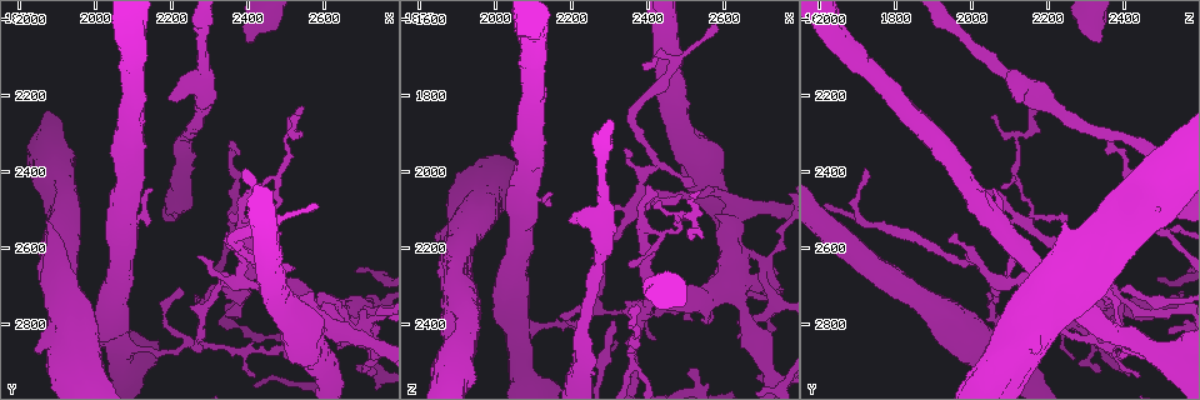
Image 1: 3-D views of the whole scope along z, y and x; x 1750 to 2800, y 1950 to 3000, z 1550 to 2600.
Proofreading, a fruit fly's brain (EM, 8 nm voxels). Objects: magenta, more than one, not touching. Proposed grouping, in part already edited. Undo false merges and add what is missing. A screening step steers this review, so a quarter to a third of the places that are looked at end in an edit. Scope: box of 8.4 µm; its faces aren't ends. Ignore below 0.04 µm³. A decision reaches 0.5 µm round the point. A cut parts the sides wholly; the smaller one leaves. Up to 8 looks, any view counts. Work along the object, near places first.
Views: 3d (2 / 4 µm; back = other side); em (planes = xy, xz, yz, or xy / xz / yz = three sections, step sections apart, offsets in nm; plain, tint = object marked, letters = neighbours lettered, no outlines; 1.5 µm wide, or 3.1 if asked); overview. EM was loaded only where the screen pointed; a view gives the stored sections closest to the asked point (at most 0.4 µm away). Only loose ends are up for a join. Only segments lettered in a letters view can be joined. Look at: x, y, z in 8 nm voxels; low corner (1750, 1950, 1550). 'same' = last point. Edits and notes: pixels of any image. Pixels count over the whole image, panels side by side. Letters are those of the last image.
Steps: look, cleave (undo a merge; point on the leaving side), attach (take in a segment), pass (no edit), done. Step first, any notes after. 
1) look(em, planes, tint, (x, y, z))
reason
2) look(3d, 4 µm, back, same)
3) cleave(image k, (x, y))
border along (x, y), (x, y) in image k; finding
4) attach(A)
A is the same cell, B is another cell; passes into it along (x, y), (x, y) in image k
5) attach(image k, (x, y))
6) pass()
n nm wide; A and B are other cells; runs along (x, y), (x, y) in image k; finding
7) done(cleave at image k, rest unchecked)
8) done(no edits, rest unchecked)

look(3d, 4 µm, (2415, 2060, 2340))
stops while still wide

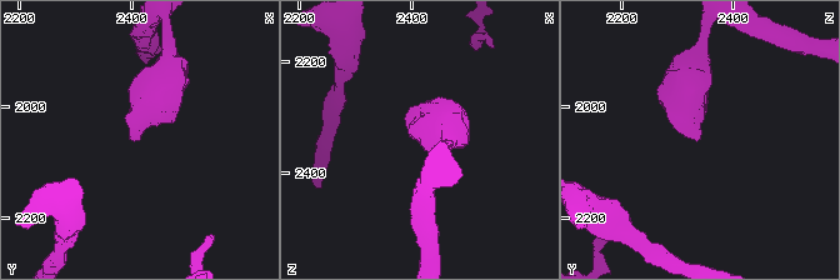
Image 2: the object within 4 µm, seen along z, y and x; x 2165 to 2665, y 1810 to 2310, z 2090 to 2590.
look(em, planes, plain, (2415, 2060, 2335))
now the EM

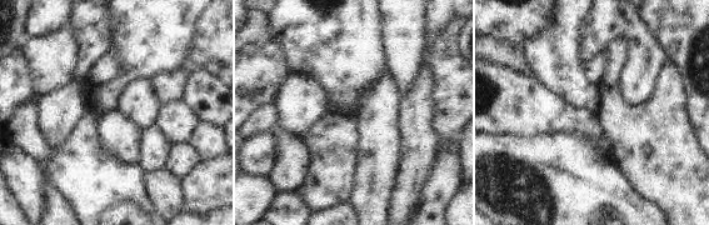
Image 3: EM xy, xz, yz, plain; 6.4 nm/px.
look(em, planes, letters, same)

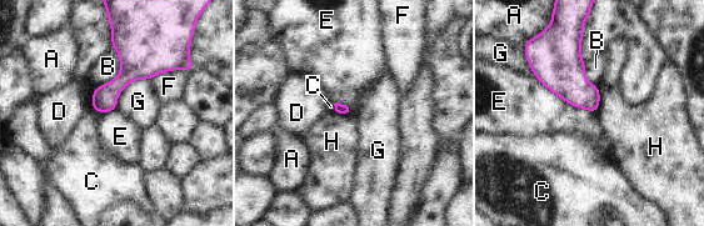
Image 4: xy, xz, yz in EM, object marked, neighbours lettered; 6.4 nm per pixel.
pass()
A, B, C, D, E, F, G and H are other cells; border along (535, 76), (567, 103), (597, 112) in image 4; none of them fits

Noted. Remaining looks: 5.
look(3d, 4 µm, (2550, 2235, 2165))
tapers out

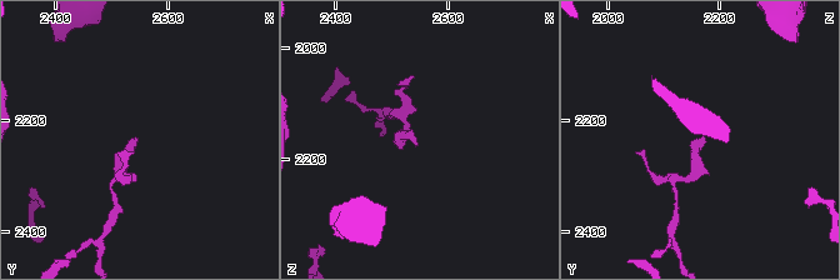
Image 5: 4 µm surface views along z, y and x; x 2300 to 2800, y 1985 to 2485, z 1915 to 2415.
look(em, xy, step 8, letters, (2550, 2230, 2165))

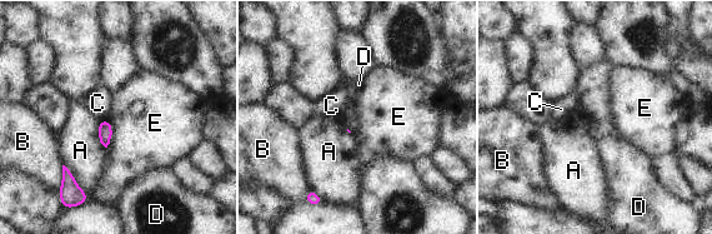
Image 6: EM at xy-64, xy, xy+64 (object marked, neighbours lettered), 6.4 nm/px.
pass()
A, B, C, D and E are other cells; border along (108, 119), (111, 140), (106, 148) in image 6; none of them fits

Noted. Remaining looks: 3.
look(em, xz, step 8, letters, (1850, 2865, 2185))

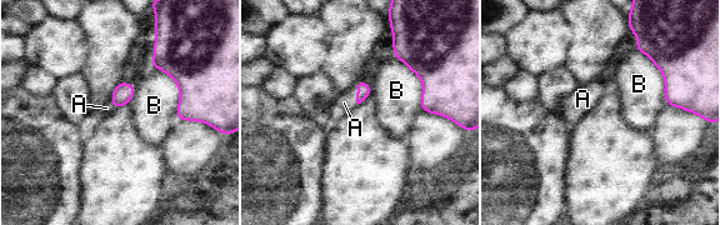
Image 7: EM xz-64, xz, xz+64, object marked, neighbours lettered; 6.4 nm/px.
look(em, yz, step 8, letters, same)
cut it another way

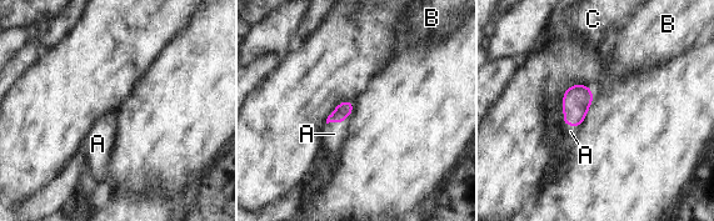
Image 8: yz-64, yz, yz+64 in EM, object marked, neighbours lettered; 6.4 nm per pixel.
attach(A)
A is the same cell, B and C are other cells; passes into it along (344, 109), (336, 122), (334, 134) in image 8; it goes on there

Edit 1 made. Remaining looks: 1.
done(attach at image 8, rest unchecked)

